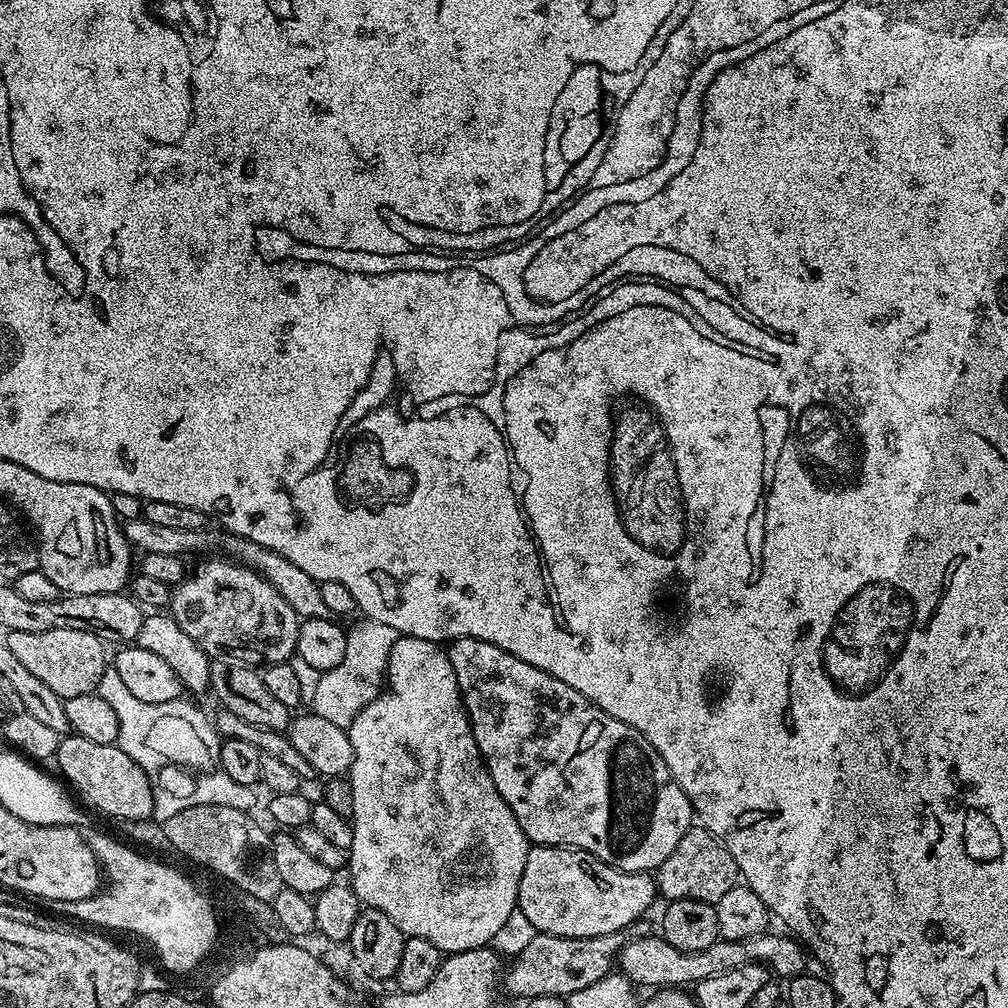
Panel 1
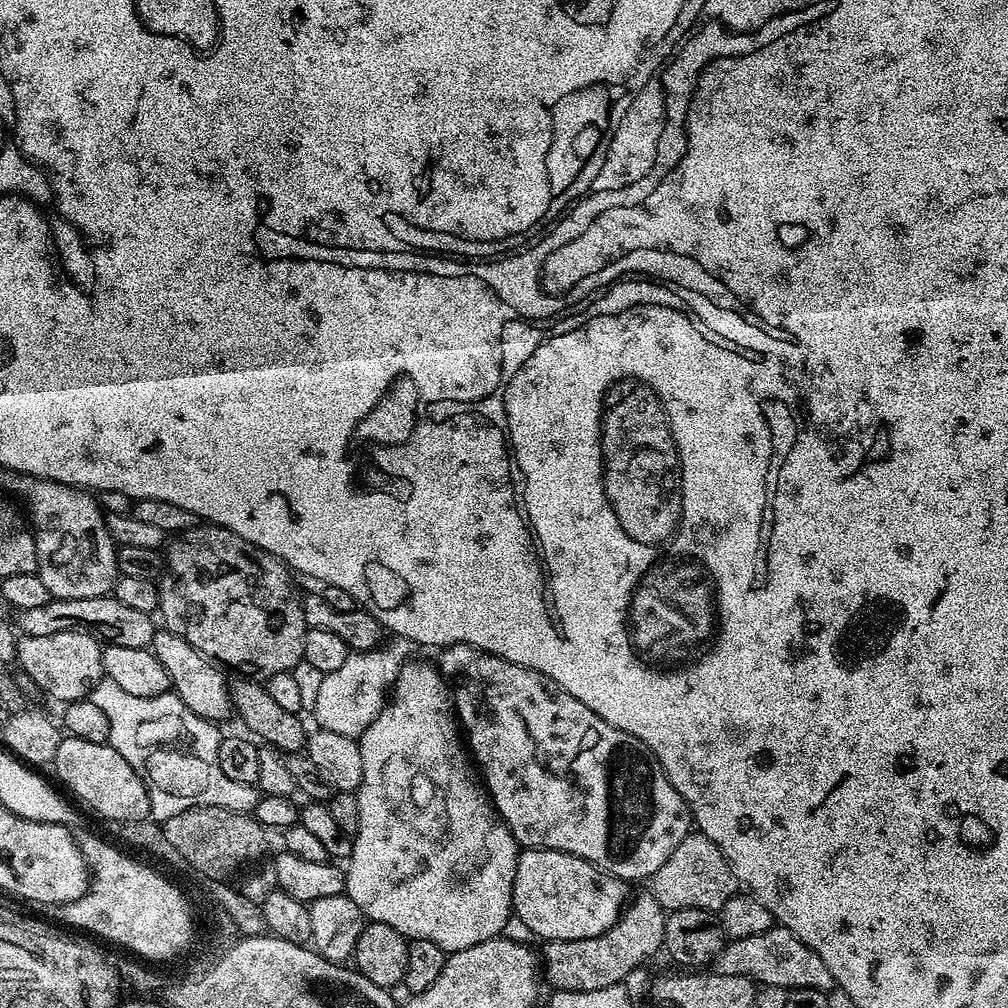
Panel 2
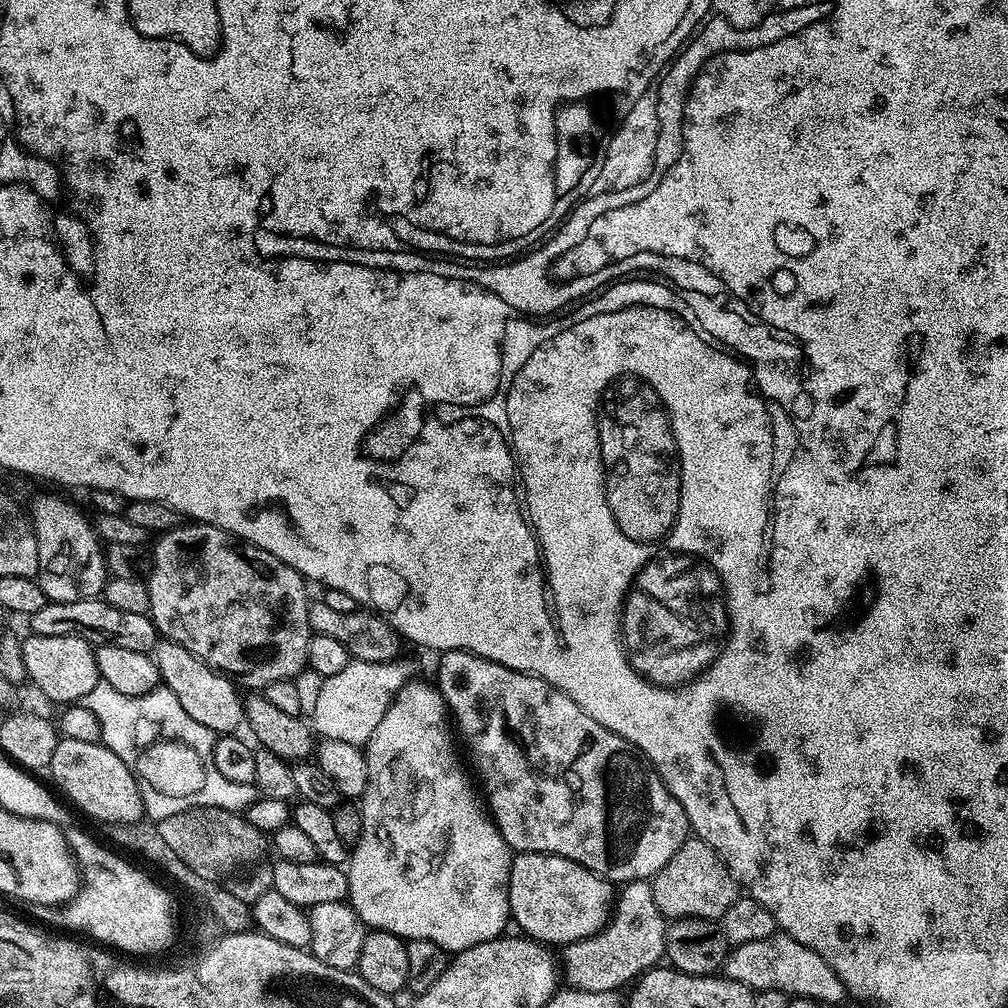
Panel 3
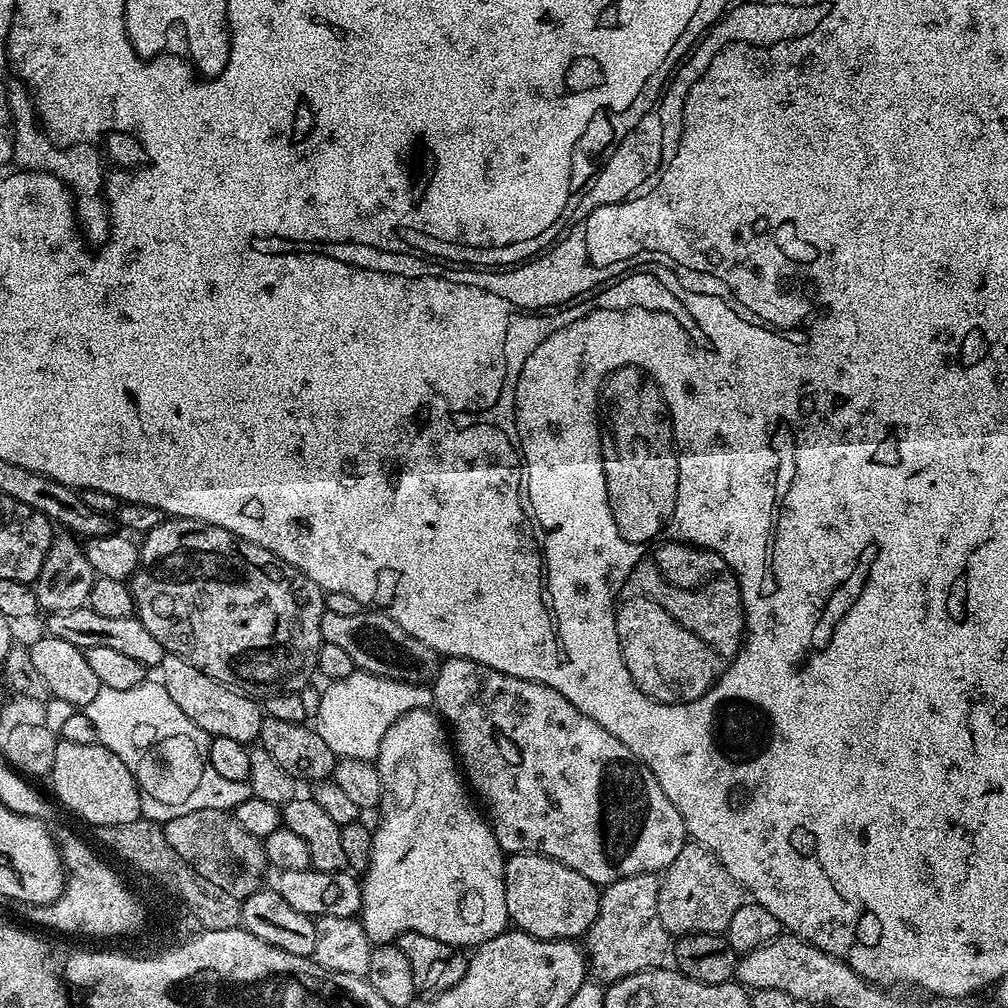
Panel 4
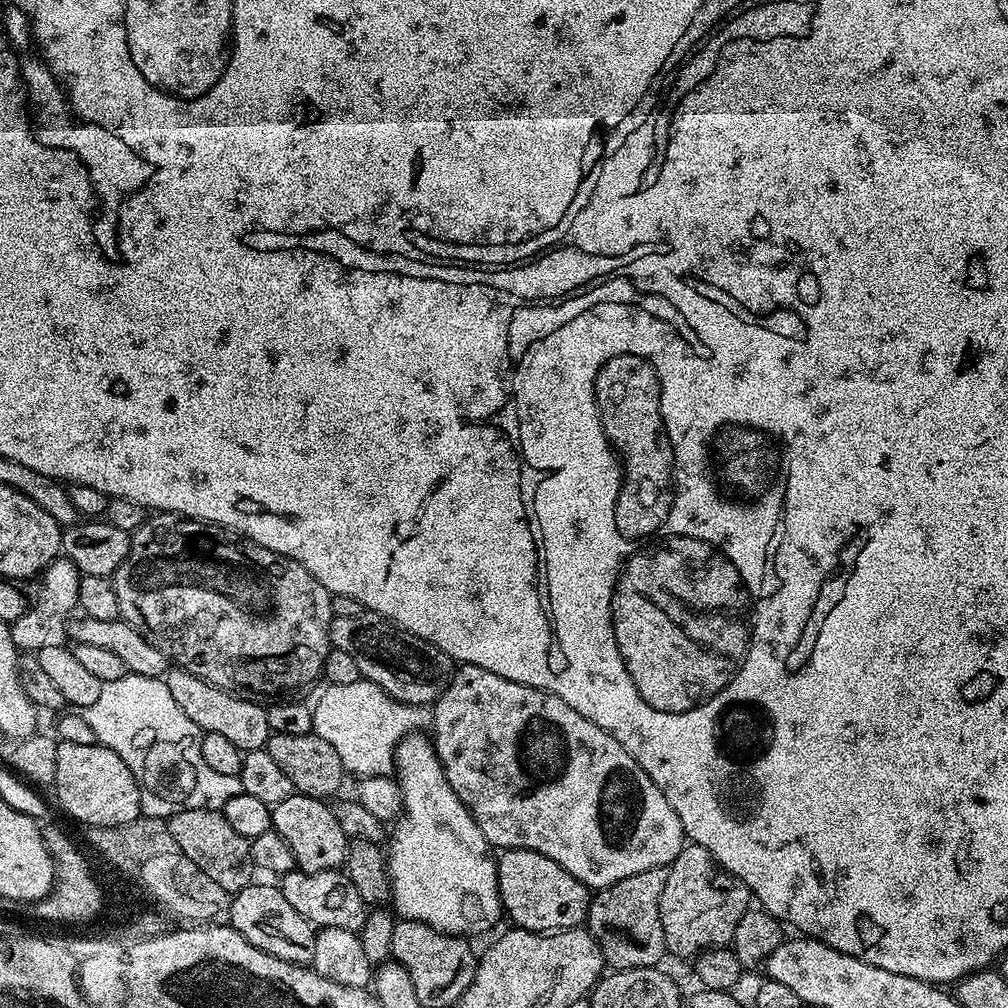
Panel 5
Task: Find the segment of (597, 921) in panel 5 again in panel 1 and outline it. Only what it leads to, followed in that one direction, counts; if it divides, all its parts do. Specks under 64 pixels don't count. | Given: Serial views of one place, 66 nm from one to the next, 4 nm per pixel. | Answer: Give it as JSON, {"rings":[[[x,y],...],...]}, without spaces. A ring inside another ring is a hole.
{"rings":[[[624,932],[594,938],[562,938],[561,936],[533,935],[533,940],[512,960],[512,969],[502,976],[502,988],[512,996],[559,996],[567,998],[586,986],[594,986],[613,971],[614,961],[626,943]]]}

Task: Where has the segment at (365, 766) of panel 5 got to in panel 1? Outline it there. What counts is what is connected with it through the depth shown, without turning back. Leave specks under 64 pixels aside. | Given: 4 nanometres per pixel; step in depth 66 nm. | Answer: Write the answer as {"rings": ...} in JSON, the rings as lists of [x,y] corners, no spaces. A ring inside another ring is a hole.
{"rings":[[[360,618],[353,628],[347,629],[346,655],[342,662],[329,672],[319,673],[316,685],[311,685],[311,711],[318,713],[326,722],[334,722],[334,726],[347,729],[353,718],[379,696],[386,684],[388,659],[390,650],[398,638],[394,626],[386,626],[386,622]]]}

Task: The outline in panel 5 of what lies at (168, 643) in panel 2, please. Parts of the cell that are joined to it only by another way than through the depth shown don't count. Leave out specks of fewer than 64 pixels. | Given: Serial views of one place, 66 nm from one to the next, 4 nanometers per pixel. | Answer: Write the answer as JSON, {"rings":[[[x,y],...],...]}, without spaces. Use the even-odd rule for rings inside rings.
{"rings":[[[179,666],[167,673],[166,683],[170,694],[174,694],[184,713],[198,725],[201,733],[222,734],[230,738],[230,742],[234,742],[234,746],[238,746],[243,753],[261,751],[267,745],[269,736],[273,735],[272,727],[268,724],[268,708],[255,704],[252,701],[255,699],[214,686]]]}

